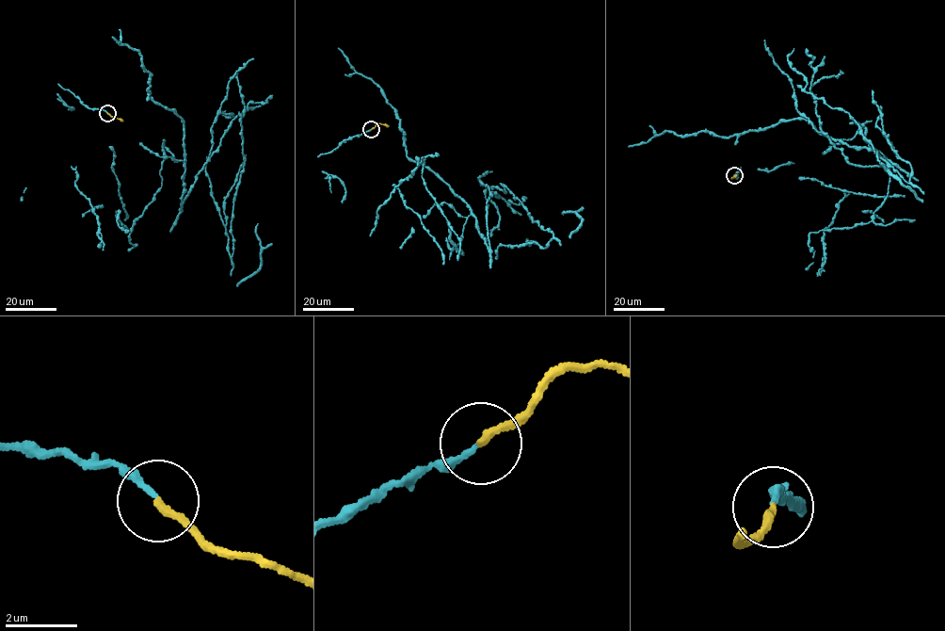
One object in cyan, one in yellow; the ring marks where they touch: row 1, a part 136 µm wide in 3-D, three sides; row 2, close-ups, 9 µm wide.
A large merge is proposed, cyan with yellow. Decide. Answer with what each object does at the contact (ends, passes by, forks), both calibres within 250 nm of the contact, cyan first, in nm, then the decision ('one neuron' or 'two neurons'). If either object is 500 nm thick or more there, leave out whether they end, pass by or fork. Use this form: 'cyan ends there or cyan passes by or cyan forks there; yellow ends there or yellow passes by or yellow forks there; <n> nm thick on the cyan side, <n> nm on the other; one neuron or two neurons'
cyan ends there; yellow ends there; 150 nm thick on the cyan side, 200 nm on the other; one neuron

